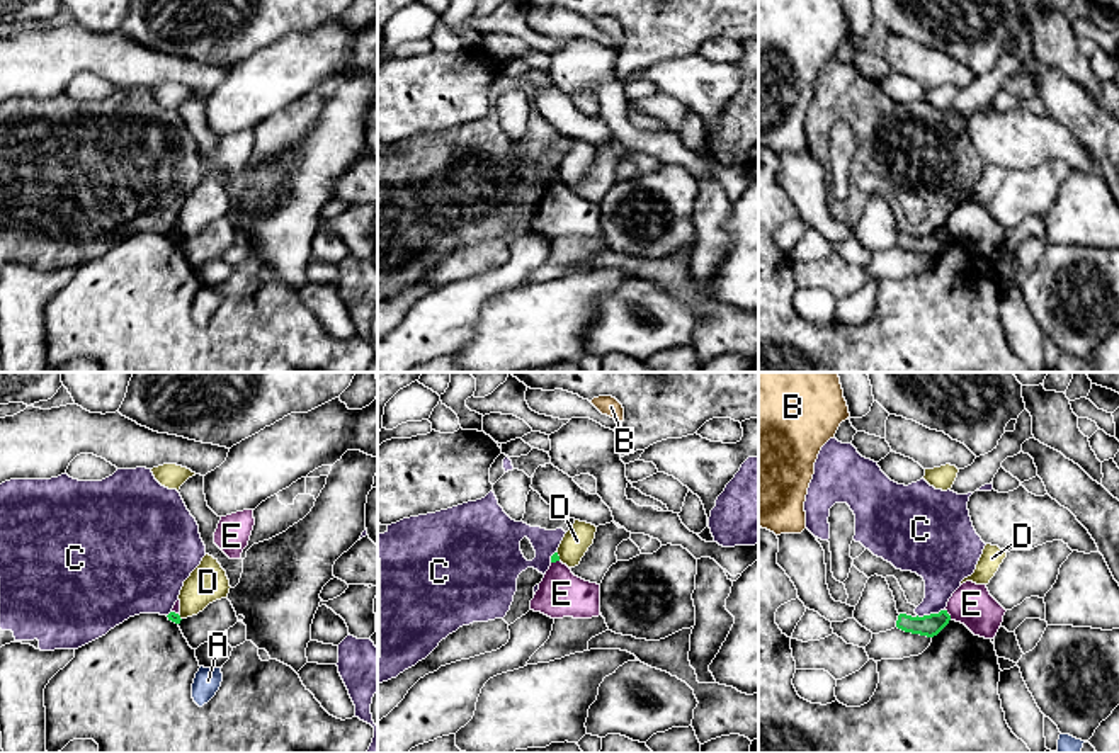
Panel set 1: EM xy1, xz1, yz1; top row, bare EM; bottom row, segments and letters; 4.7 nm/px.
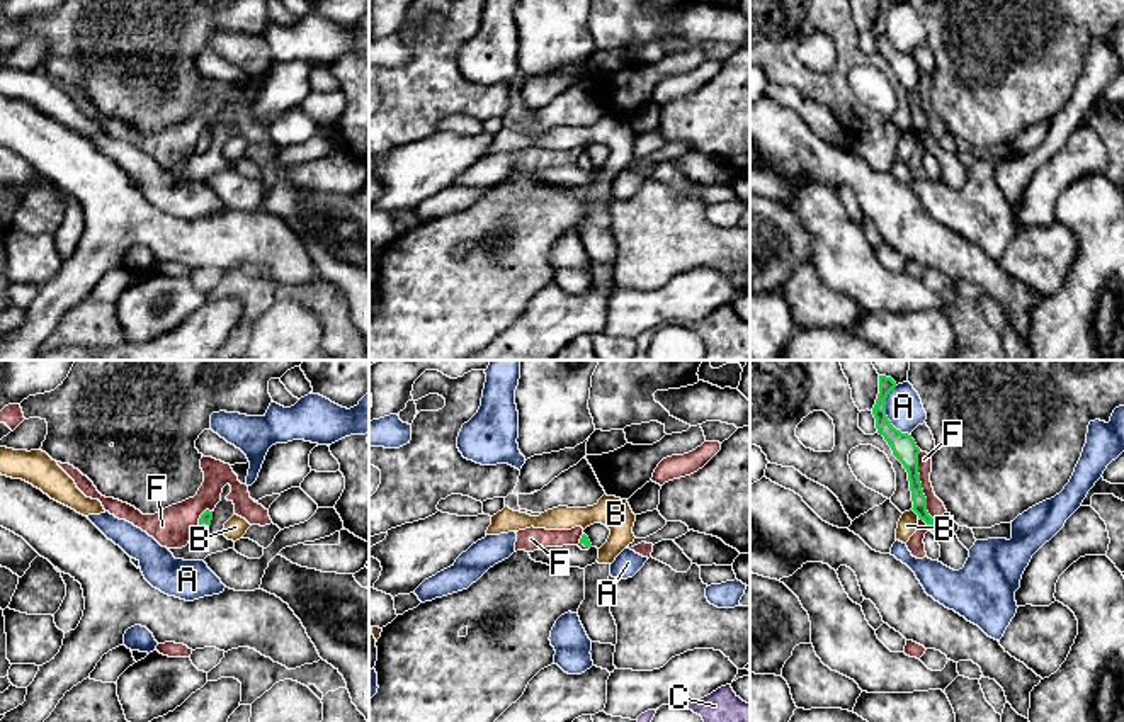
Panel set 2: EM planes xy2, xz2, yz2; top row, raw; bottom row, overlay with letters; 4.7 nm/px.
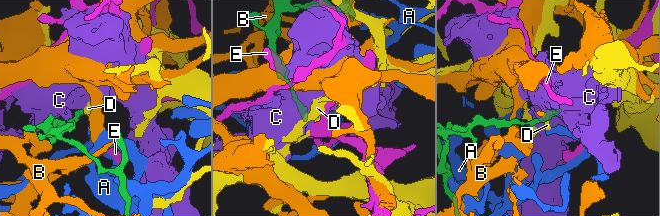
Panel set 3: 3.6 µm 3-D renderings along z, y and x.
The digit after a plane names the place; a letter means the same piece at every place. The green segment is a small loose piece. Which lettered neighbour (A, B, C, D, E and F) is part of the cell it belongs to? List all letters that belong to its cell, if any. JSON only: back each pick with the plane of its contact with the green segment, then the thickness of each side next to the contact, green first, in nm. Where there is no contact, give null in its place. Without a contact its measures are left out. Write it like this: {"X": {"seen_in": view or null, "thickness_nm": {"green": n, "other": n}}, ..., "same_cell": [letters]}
{"same_cell": []}

